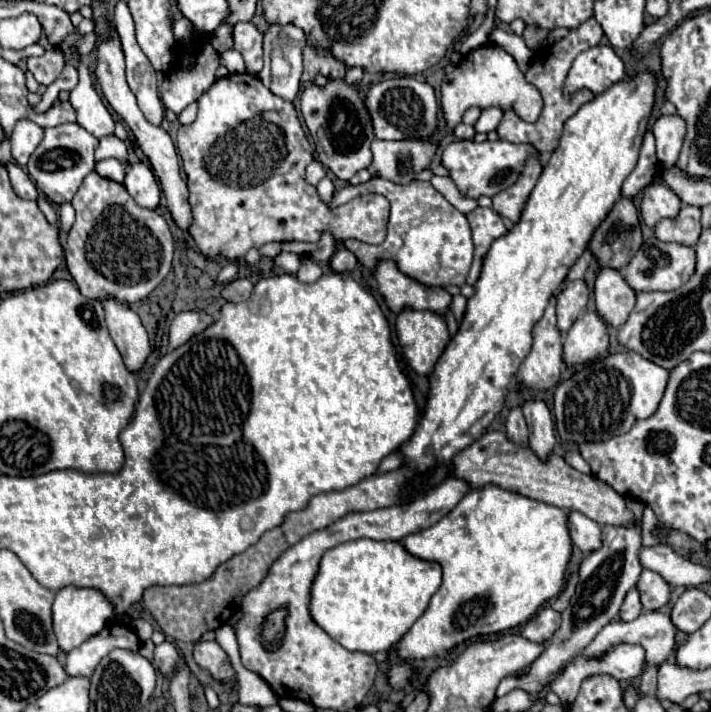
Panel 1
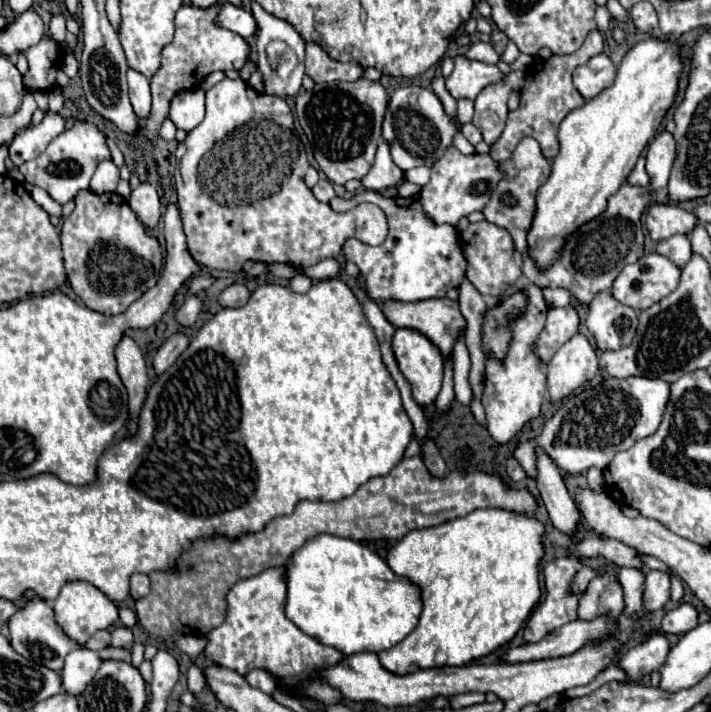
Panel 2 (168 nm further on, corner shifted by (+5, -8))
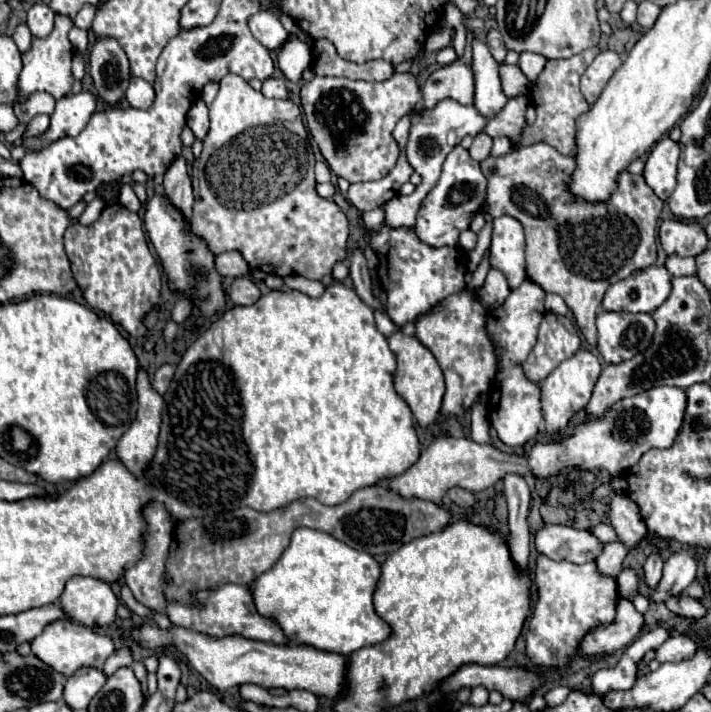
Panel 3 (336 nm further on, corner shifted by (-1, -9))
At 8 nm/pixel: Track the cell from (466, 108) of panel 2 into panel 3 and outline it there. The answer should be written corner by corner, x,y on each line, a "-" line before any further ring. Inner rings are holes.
467,30
465,54
461,60
455,60
449,66
435,70
423,88
423,106
433,108
441,98
453,98
459,104
473,104
473,72
472,63
473,31

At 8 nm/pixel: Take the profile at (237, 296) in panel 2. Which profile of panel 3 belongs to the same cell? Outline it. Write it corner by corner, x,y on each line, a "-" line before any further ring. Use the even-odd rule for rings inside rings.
235,278
235,280
231,282
229,300
231,300
233,304
247,306
247,304
257,302
259,296
261,296
261,292
259,292
259,288
253,284
251,278

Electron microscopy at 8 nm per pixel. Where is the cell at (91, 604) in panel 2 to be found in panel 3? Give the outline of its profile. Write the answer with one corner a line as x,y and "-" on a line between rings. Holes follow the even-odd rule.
73,576
59,604
69,620
87,628
109,628
117,620
119,600
111,586
89,576

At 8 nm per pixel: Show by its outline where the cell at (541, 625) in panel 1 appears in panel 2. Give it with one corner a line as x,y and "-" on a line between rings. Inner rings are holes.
563,557
563,559
553,559
553,561
547,561
543,563
543,575
545,575
545,599
535,607
535,611
531,613
525,629
523,629
523,639
527,643
537,643
541,641
547,633
563,627
565,623
569,621
575,621
577,619
577,607
579,607
579,601
583,597
583,593
575,593
571,589
573,585
573,577
575,573
583,567
581,561
575,561
575,559
569,559
569,557

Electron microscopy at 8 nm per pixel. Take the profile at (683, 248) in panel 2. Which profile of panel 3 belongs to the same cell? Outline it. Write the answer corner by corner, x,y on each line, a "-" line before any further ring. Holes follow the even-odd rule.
669,254
667,262
665,262
667,270
673,276
685,276
685,274
695,274
695,258
693,256
677,256
677,254

